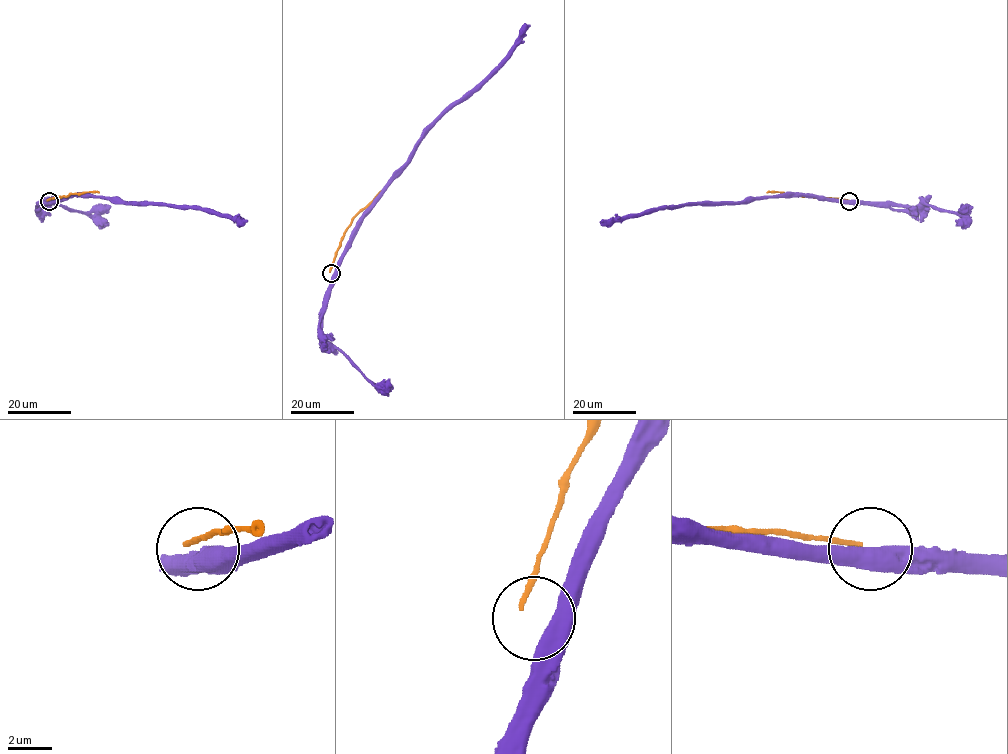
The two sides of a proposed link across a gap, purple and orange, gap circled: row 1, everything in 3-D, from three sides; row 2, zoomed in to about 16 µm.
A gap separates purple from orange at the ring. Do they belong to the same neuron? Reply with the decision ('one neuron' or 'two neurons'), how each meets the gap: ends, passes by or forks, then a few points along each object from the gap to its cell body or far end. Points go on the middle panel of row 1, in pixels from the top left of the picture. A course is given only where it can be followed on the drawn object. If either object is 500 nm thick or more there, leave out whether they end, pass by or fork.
two neurons | purple via (333, 274), (359, 218), (409, 159), (421, 138), (499, 64), (515, 44), (525, 23) | orange via (329, 272), (341, 238), (351, 220), (381, 190)

